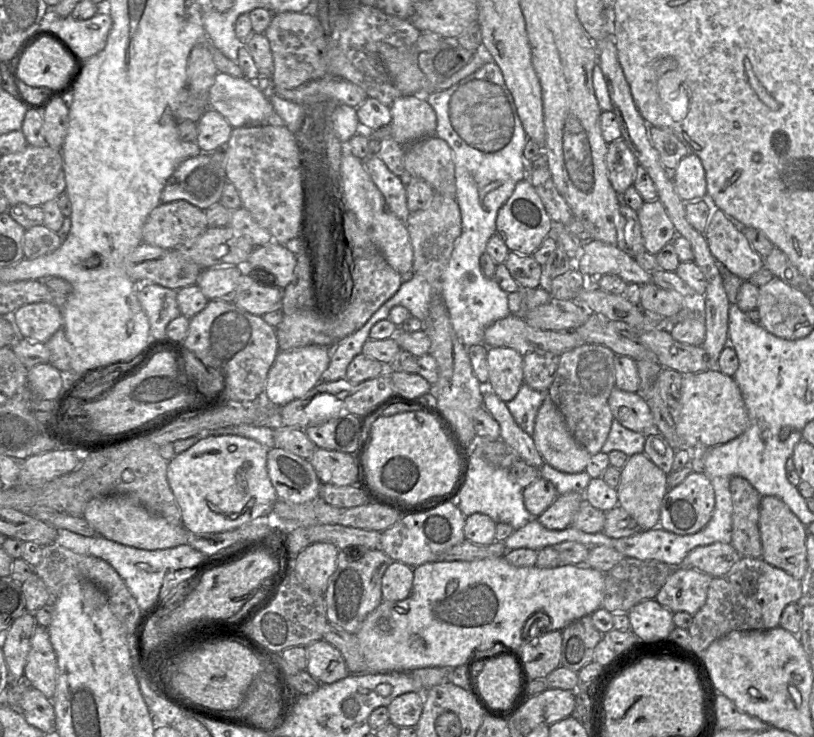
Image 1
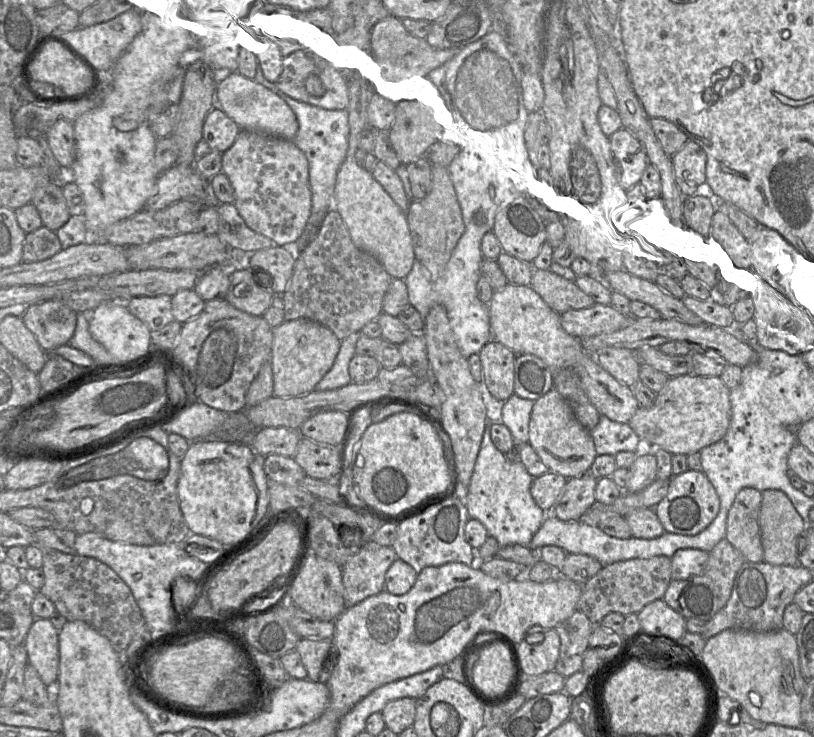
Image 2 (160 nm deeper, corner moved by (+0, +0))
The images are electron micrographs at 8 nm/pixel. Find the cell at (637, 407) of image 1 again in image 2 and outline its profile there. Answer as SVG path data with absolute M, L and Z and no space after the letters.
M508 283L501 290L494 291L488 306L491 337L502 343L514 354L533 354L542 359L554 372L568 368L575 371L582 386L600 415L628 423L640 407L633 389L622 384L601 367L593 353L586 351L578 337L567 333L560 321L560 315L531 287Z

